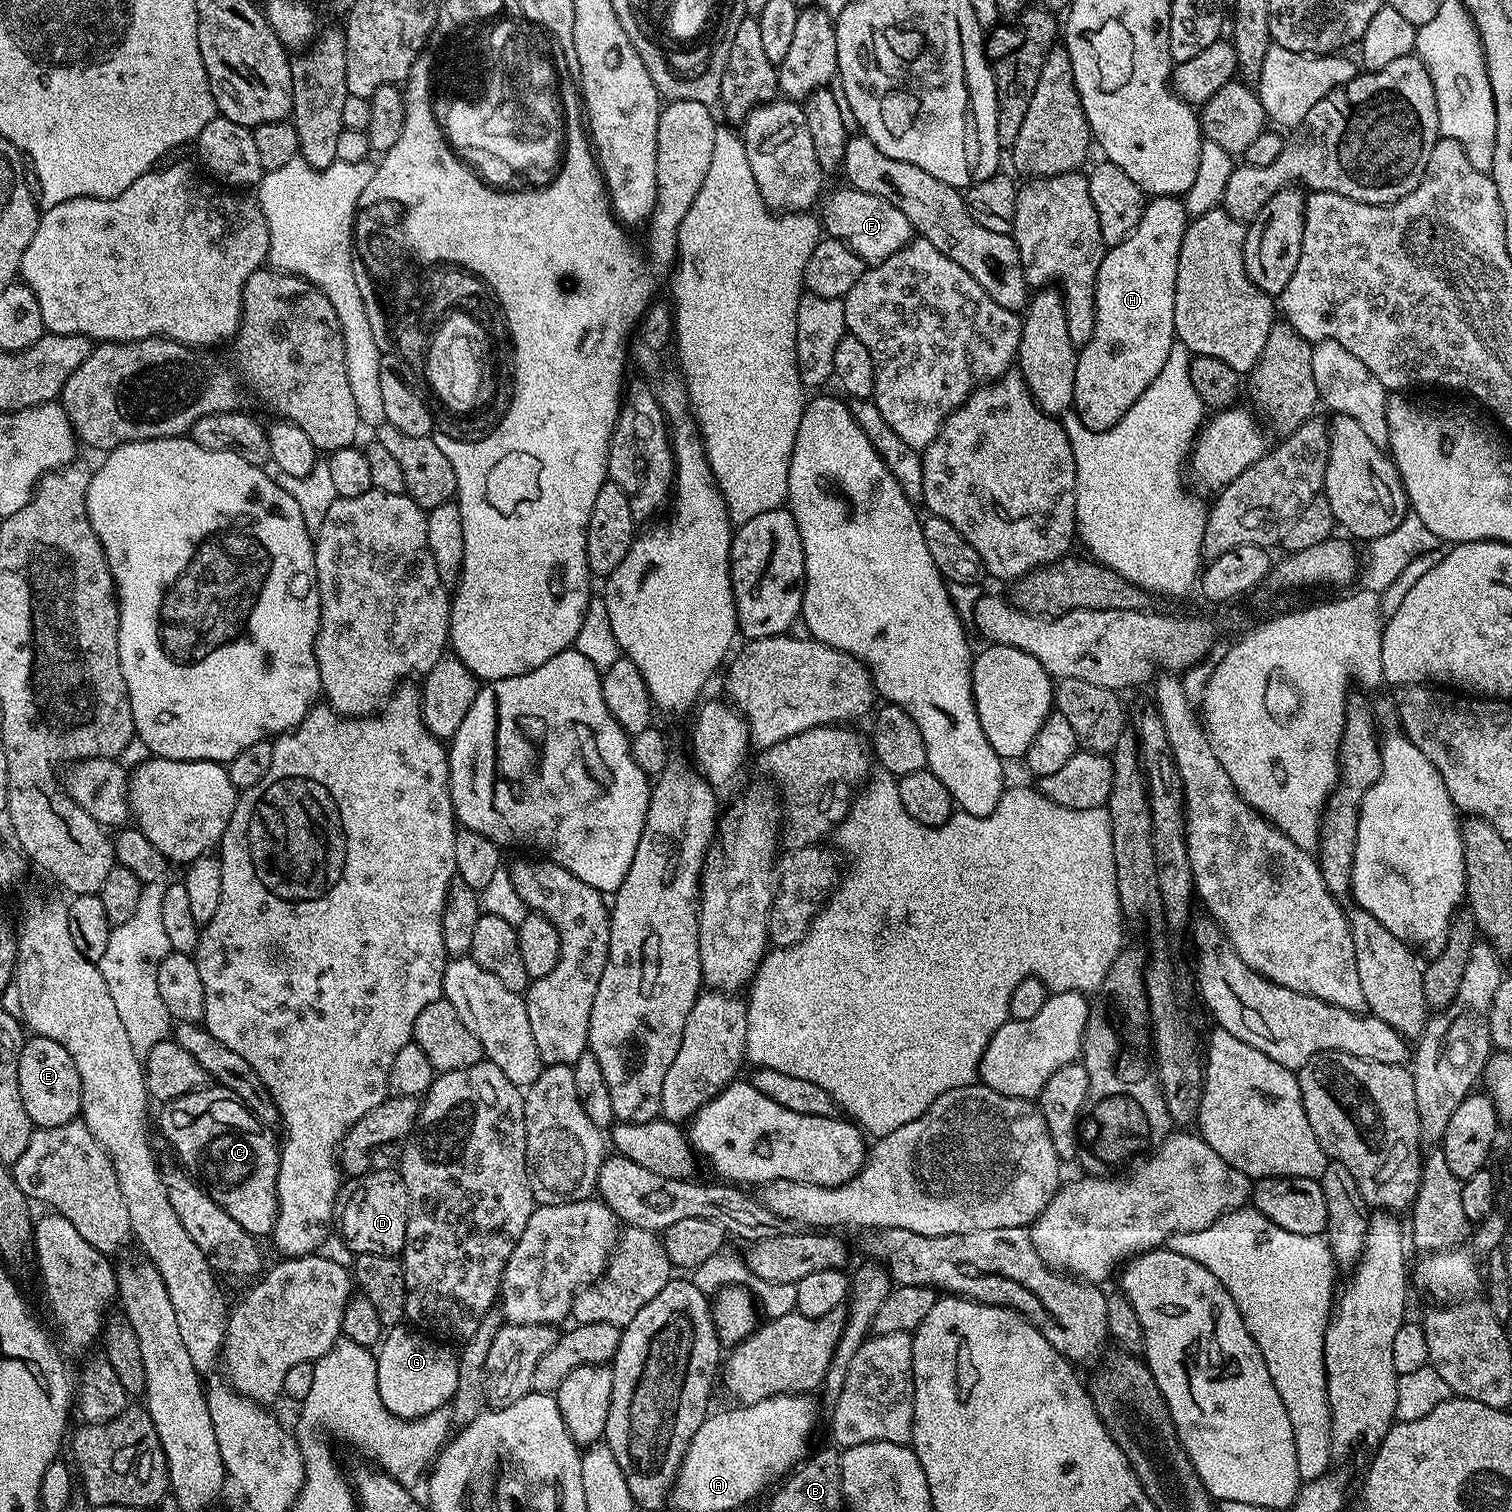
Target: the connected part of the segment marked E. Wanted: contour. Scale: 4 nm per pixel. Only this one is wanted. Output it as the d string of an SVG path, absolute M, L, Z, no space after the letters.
M35 1034L29 1035L21 1043L20 1057L18 1058L18 1094L22 1094L22 1106L26 1106L26 1114L30 1122L37 1128L62 1126L66 1122L77 1119L80 1114L80 1079L78 1068L74 1066L74 1058L54 1038L46 1038Z

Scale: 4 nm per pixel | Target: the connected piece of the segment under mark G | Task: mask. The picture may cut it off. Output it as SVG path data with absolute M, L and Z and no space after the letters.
M397 1326L385 1331L379 1345L376 1357L376 1381L378 1382L378 1394L382 1398L382 1406L390 1410L403 1420L416 1420L419 1416L430 1414L434 1410L445 1407L451 1401L454 1389L458 1386L458 1362L459 1355L451 1352L447 1343L417 1330L415 1327Z

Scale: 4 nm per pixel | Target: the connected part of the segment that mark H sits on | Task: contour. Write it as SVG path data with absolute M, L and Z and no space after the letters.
M1158 196L1149 199L1145 203L1144 213L1136 229L1121 244L1108 248L1104 253L1102 262L1098 266L1098 278L1096 279L1096 321L1094 322L1094 334L1090 338L1090 342L1086 342L1079 349L1076 357L1074 398L1072 399L1074 410L1080 415L1080 421L1092 432L1101 432L1107 428L1113 428L1124 417L1126 410L1130 410L1130 406L1134 406L1134 402L1138 402L1138 398L1142 398L1146 386L1150 386L1150 382L1154 382L1154 378L1158 374L1162 374L1162 366L1166 362L1166 354L1170 354L1173 344L1177 343L1176 327L1174 326L1174 294L1176 293L1176 279L1178 278L1178 254L1182 246L1184 231L1188 228L1189 223L1190 217L1184 208L1183 199L1174 196Z

